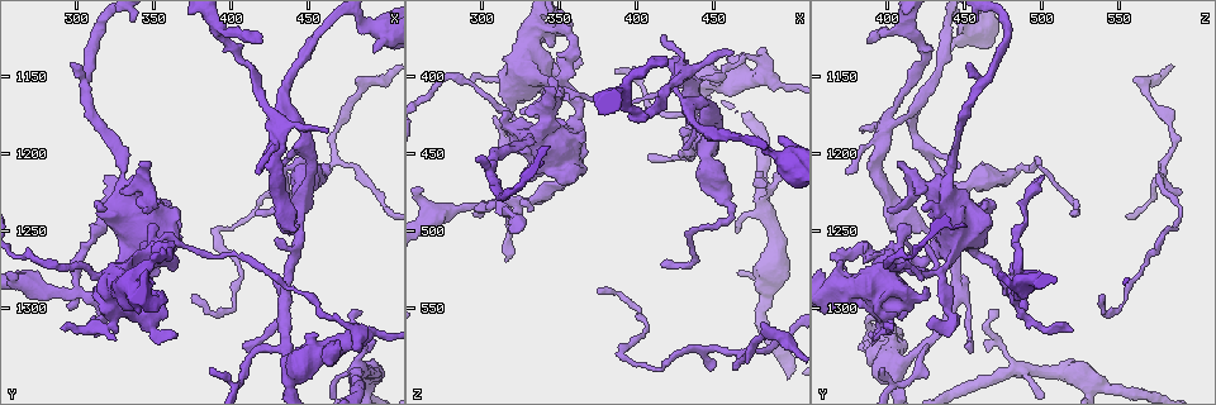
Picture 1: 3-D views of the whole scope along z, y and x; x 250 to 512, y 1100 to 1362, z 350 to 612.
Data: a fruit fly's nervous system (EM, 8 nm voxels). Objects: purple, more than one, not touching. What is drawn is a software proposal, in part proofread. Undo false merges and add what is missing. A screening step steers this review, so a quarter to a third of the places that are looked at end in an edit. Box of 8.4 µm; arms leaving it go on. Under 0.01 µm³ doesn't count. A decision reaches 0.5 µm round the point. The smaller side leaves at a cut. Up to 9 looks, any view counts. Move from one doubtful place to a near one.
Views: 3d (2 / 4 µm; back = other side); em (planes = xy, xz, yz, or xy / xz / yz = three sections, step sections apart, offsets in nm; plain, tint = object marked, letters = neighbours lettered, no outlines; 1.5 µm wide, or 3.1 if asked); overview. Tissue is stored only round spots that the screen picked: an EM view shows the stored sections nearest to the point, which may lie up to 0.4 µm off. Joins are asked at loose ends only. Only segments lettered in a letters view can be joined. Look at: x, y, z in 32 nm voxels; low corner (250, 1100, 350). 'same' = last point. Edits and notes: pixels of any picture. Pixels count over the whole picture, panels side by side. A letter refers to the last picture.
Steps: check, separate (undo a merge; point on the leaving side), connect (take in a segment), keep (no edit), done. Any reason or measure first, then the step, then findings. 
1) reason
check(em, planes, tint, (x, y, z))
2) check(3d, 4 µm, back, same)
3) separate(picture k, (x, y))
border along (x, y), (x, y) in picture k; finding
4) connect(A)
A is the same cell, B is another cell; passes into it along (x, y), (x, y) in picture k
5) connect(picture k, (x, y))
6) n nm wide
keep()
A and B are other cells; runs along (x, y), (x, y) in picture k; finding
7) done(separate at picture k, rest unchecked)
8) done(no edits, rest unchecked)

thin end
check(em, yz, step 8, letters, (290, 1312, 402))

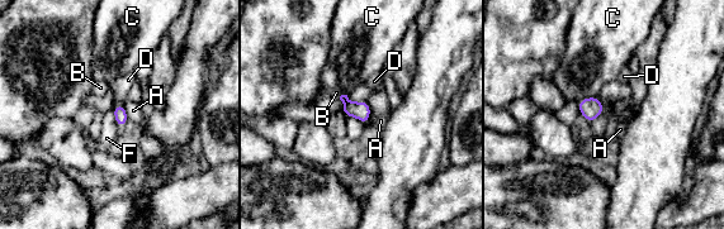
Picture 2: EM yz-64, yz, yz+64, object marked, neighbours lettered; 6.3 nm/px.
check(em, planes, letters, same)

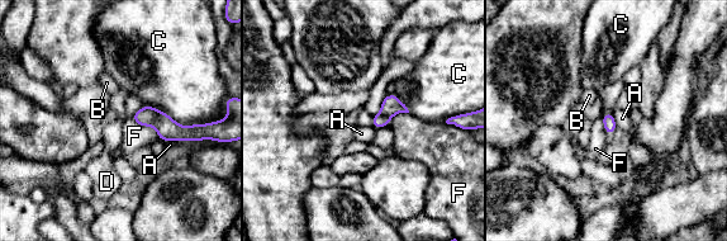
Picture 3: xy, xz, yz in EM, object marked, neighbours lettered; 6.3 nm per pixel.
keep()
A, B, C, D and F are other cells; border along (612, 110), (600, 118) in picture 3; no lettered segment goes on from it

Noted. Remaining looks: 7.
an open end
check(em, planes, letters, (348, 1208, 408))

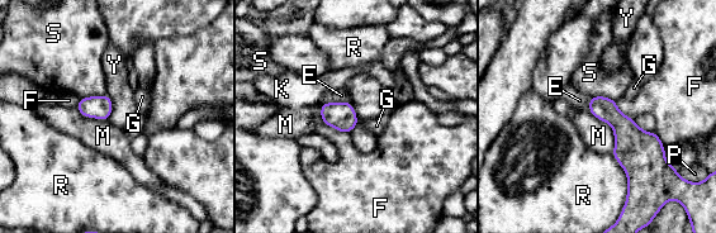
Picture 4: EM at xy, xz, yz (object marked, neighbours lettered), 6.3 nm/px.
connect(E)
E is the same cell, F, G, K, M, P, R, S and Y are other cells; passes into it along (340, 115), (335, 103), (341, 95) in picture 4; the neuron continues

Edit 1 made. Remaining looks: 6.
closes a loop
check(3d, 4 µm, (350, 1260, 404))

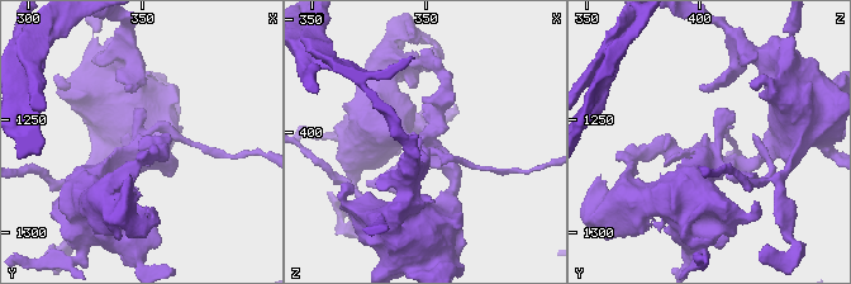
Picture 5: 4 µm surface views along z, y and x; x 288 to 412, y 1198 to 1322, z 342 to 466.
need the tissue
check(em, yz, step 8, plain, (349, 1260, 405))

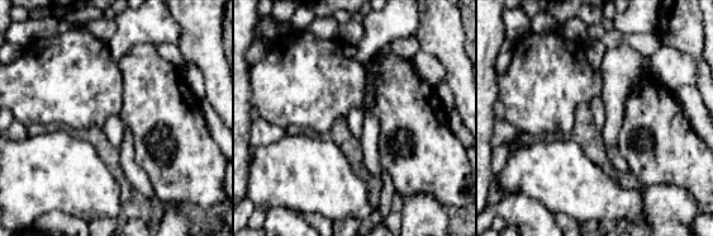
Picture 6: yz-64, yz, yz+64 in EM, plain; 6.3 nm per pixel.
see the neighbours
check(em, yz, step 8, letters, same)

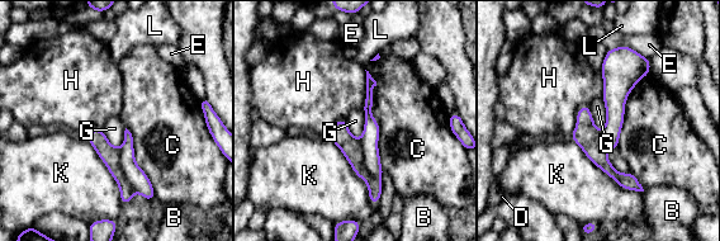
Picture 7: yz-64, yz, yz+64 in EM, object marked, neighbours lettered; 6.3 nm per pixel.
C touches over 650 nm
separate(picture 7, (369, 140))
B, C, D, E, G, H, K and L are other cells; border along (359, 141), (366, 170), (380, 180) in picture 7; a second neuron is stuck on

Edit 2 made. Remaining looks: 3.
check(overview)

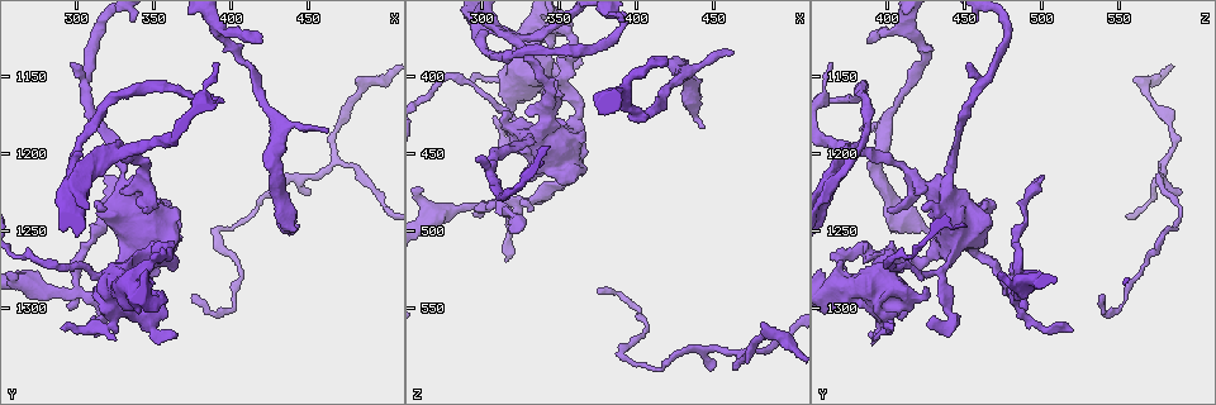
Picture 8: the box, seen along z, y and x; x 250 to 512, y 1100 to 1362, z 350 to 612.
thin end
check(em, planes, tint, (462, 1182, 384))

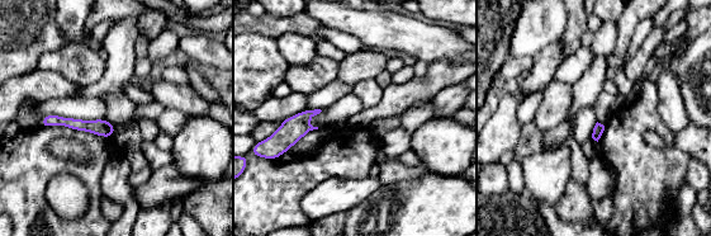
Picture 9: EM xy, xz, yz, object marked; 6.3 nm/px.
see the neighbours
check(em, planes, letters, same)

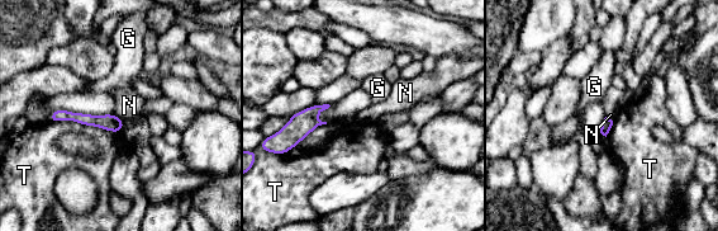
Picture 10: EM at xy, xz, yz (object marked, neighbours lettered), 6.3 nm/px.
keep()
G, N and T are other cells; border along (114, 113), (123, 121) in picture 10; no lettered segment goes on from it

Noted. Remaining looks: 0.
done(connect at picture 4, separate at picture 7, rest unchecked)

